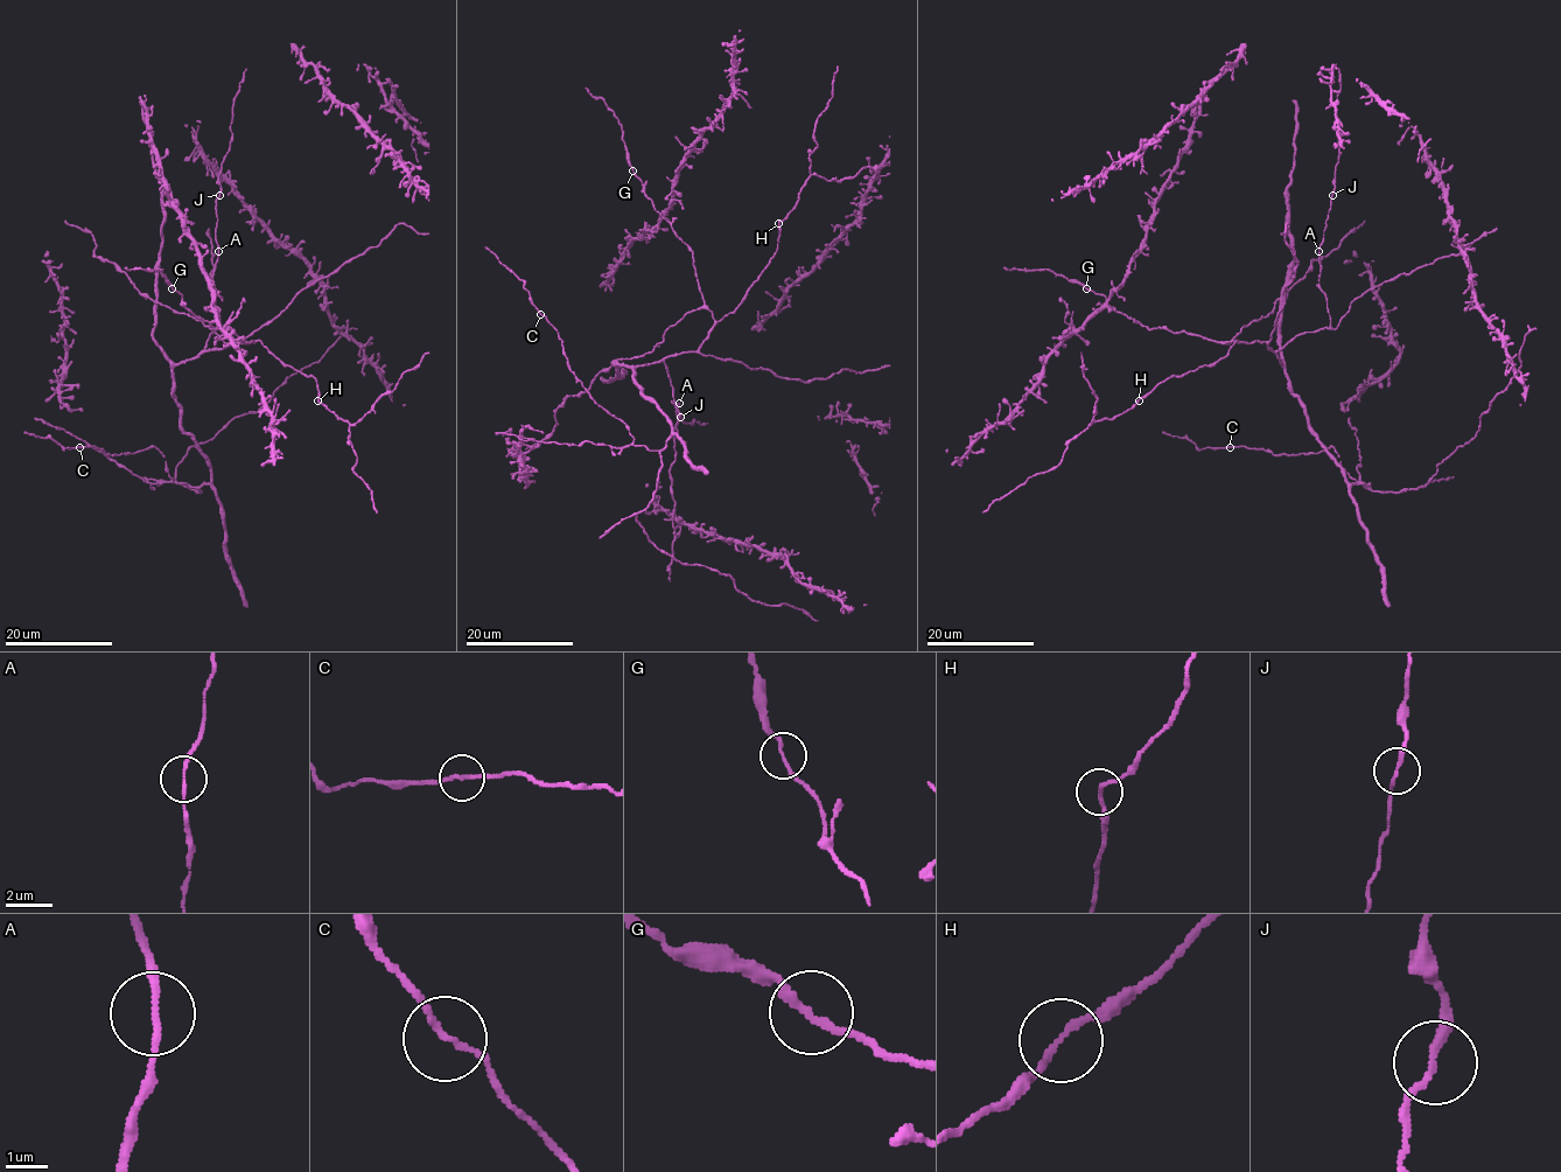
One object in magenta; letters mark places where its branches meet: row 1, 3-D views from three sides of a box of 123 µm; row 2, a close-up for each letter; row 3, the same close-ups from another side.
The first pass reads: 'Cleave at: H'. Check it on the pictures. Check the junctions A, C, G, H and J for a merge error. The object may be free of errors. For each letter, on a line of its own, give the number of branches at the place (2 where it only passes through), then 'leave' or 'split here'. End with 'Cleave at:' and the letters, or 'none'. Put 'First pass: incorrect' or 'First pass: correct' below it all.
A: 2 | leave
C: 2 | leave
G: 2 | leave
H: 2 | leave
J: 2 | leave
Cleave at: none
First pass: incorrect

